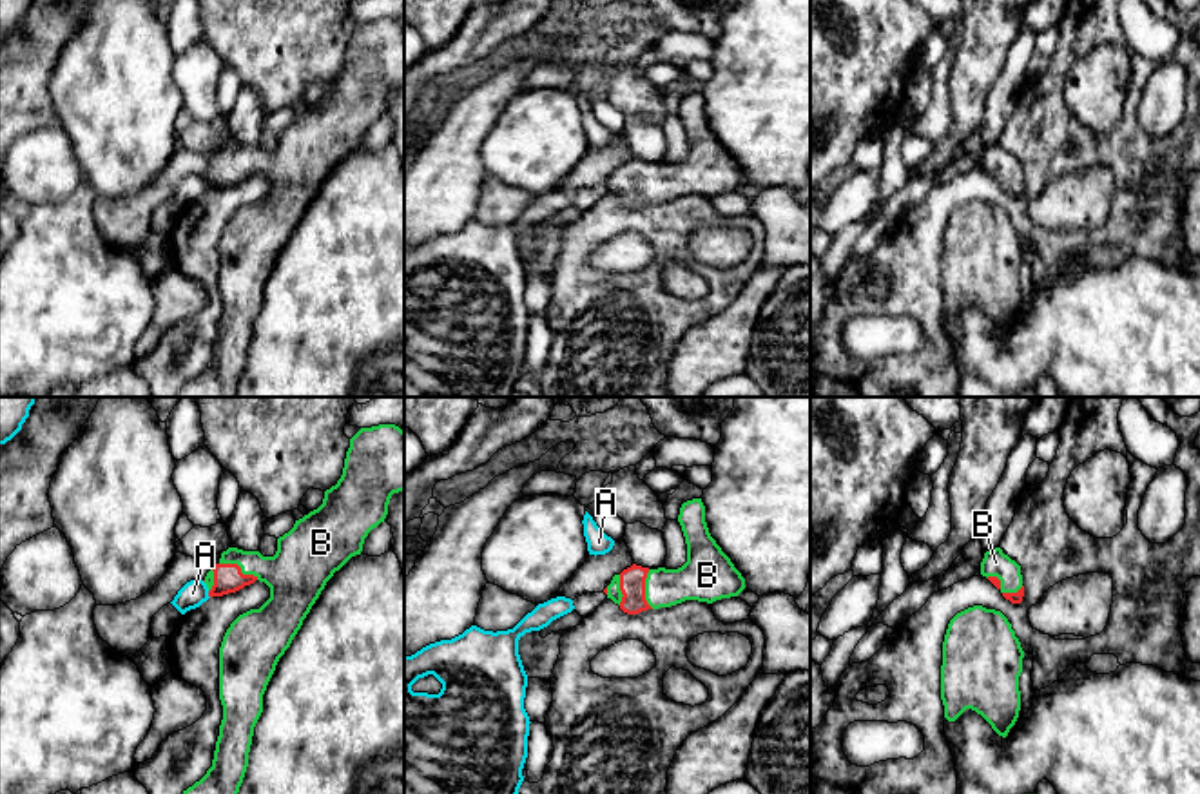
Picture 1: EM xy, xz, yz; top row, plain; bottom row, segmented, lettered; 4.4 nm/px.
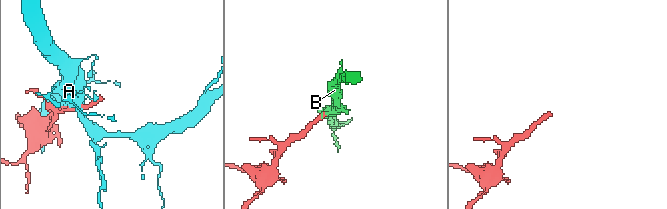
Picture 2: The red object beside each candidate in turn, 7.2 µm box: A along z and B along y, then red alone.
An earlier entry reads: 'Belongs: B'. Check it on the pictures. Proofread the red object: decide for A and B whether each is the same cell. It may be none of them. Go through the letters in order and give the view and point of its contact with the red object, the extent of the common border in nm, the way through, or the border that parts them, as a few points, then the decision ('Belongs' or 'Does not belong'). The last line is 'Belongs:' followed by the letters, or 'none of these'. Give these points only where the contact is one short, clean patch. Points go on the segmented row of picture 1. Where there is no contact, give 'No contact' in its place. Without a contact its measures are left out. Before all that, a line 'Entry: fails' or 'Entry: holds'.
Entry: holds
A: Touches red at xy (209, 595). Shared border 40 nm. Does not belong
B: Touches red at xy (240, 568). Shared border 190 nm. Path across: xy (227, 577), (240, 568), (296, 573). Belongs
Belongs: B

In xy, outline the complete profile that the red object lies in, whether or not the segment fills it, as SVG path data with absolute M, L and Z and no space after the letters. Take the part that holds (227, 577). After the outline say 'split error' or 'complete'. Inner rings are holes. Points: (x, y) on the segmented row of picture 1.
M379 424L361 428L352 439L346 451L343 475L335 486L324 491L323 504L295 520L294 528L277 538L277 551L274 557L263 557L259 551L243 551L228 547L221 553L219 562L207 573L205 584L208 596L223 596L236 593L256 580L270 587L270 598L259 607L239 615L227 629L219 647L219 700L223 705L223 720L216 741L212 767L207 774L183 794L237 794L243 783L248 752L252 745L254 727L263 712L263 694L276 671L279 658L290 647L294 636L303 625L312 605L319 598L326 582L339 571L352 557L361 555L368 533L384 522L388 504L393 493L404 491L404 431L395 424Z; split error

